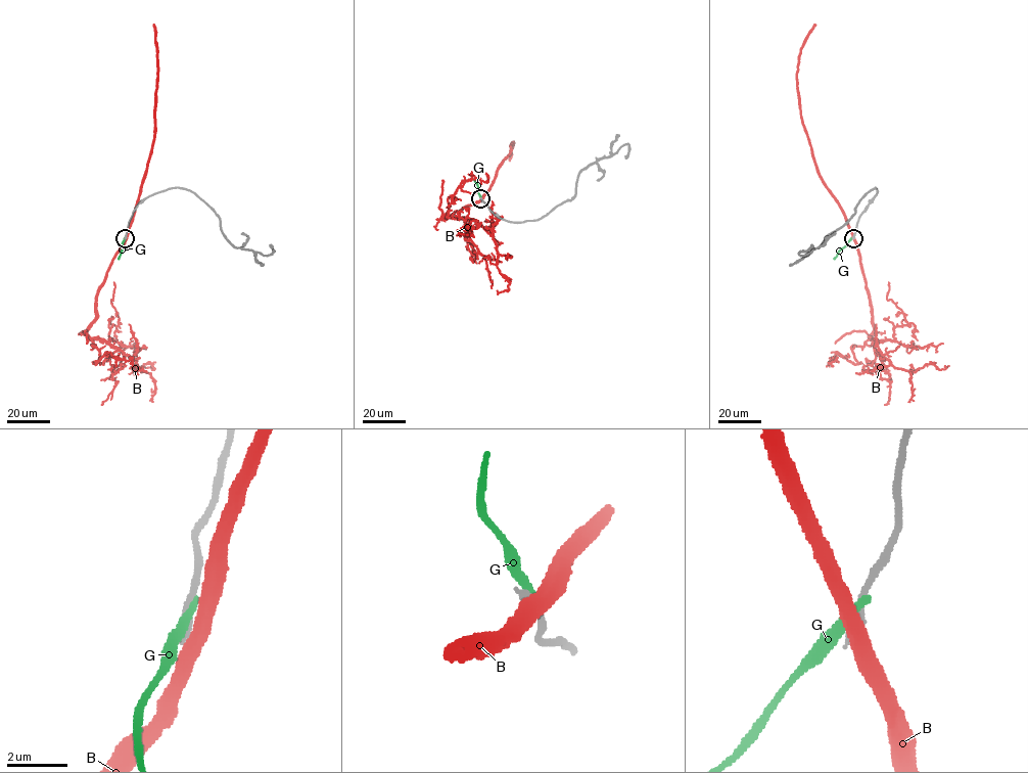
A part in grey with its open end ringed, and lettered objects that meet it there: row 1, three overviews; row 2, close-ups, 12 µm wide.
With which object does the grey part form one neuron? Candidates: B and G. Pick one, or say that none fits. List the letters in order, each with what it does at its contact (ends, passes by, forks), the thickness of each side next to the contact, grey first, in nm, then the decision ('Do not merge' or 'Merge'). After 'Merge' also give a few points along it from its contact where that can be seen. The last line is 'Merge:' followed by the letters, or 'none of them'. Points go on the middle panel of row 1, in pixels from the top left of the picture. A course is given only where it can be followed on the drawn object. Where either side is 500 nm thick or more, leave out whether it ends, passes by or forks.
B: Thickness 440 nm (grey) against 500 nm. Do not merge
G: It ends there. Thickness 460 nm (grey) against 360 nm. Do not merge
Merge: none of them

